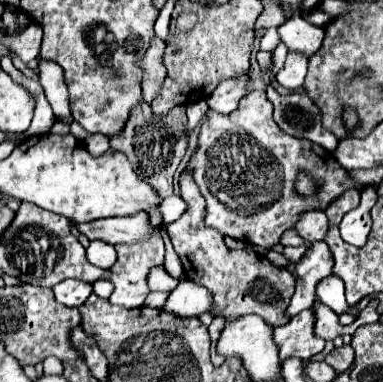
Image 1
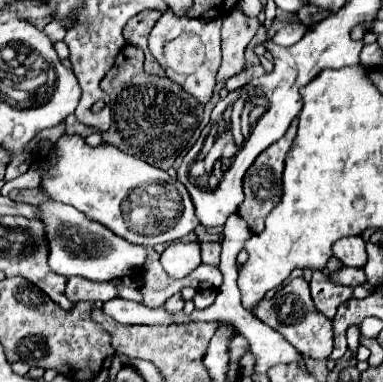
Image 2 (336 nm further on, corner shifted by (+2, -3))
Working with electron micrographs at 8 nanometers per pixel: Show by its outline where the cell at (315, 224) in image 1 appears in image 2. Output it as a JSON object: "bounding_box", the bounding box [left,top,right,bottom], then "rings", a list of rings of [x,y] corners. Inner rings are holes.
{"bounding_box":[333,236,367,268],"rings":[[[349,236],[349,238],[341,238],[333,244],[333,256],[339,258],[345,266],[355,266],[355,268],[363,268],[367,262],[367,254],[365,254],[365,242],[361,236]]]}

